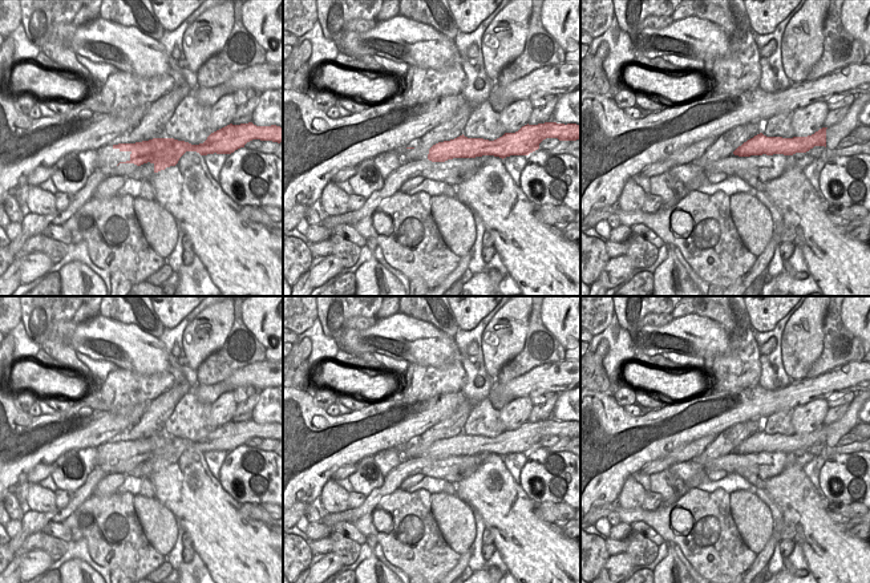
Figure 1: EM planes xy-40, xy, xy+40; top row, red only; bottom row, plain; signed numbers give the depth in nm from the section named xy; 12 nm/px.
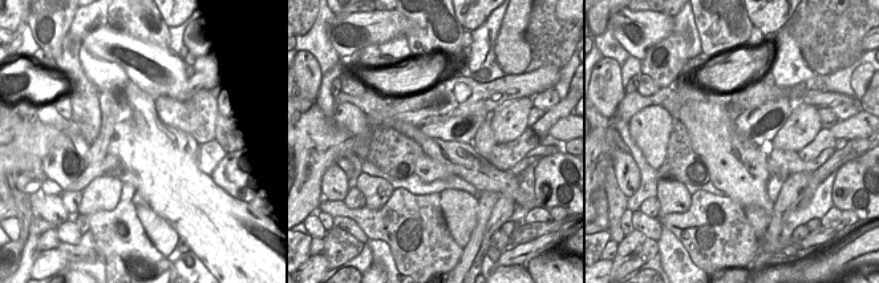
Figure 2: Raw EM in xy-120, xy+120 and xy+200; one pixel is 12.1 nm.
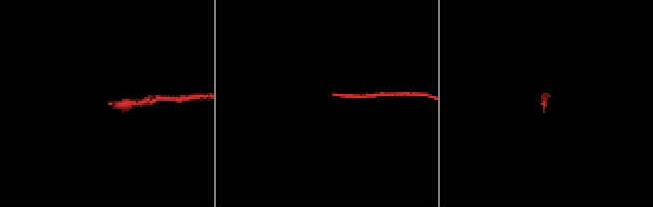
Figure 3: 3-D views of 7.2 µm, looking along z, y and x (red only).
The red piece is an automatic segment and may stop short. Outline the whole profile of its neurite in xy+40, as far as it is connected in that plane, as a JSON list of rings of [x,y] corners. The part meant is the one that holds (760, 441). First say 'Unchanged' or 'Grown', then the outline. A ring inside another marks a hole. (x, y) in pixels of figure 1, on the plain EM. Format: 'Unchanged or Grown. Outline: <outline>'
Unchanged. Outline: [[[822,425],[812,433],[808,434],[766,434],[762,430],[754,433],[753,436],[744,440],[739,444],[733,452],[739,454],[750,454],[750,453],[773,453],[784,452],[793,453],[796,450],[806,450],[814,444],[826,445],[826,426]]]

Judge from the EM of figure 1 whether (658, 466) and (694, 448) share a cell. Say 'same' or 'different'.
same

